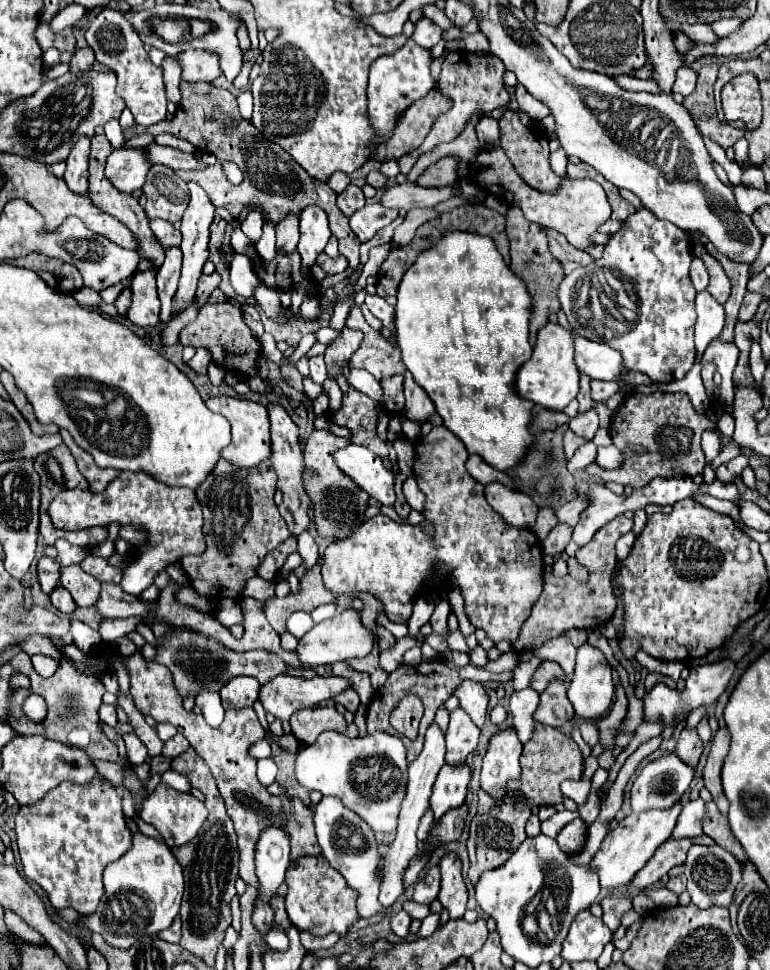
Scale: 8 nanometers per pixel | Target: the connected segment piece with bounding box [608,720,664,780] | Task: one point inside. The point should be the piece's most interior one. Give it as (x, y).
(648, 730)

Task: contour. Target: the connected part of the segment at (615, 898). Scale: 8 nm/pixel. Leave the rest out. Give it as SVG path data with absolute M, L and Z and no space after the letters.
M614 890L602 898L600 906L604 910L604 916L602 916L604 924L614 932L620 926L622 914L632 910L632 898L628 894L624 894L622 890Z

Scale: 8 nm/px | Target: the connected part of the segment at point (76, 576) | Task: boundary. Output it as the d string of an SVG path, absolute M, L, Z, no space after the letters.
M78 564L62 568L60 584L72 594L78 606L94 606L100 594L100 582L94 580L90 574L86 574Z

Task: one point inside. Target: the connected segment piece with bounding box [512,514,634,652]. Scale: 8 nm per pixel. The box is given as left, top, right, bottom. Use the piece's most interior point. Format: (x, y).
(564, 604)

